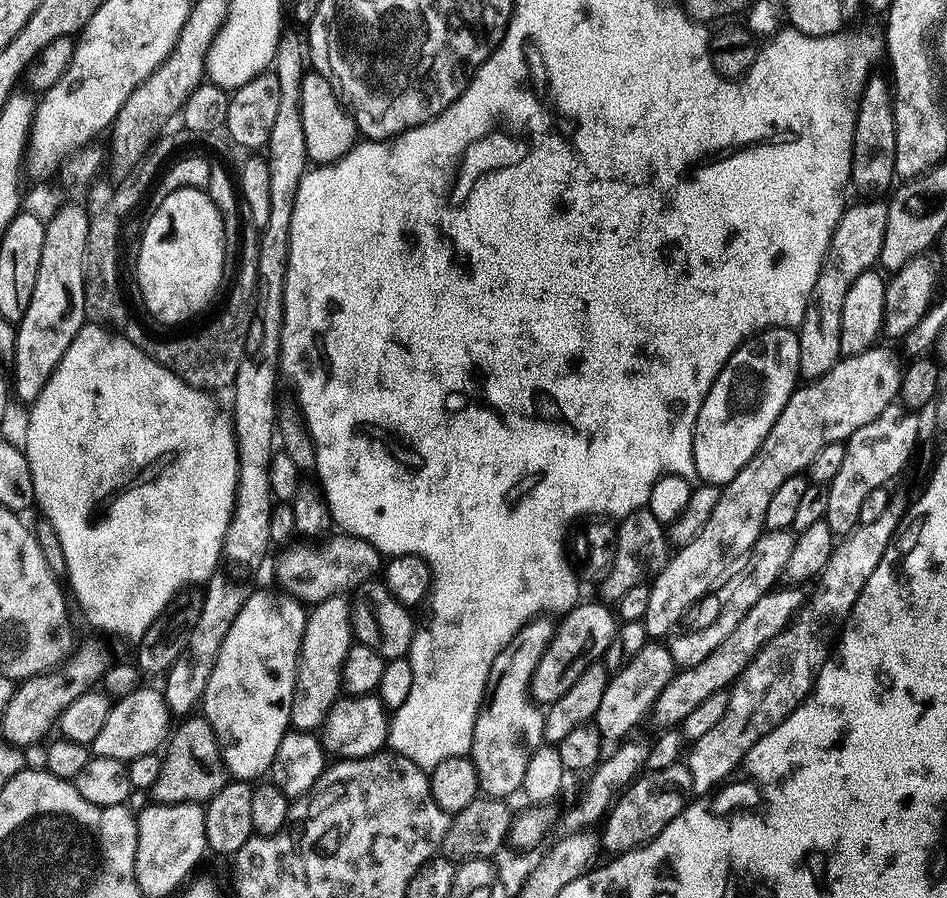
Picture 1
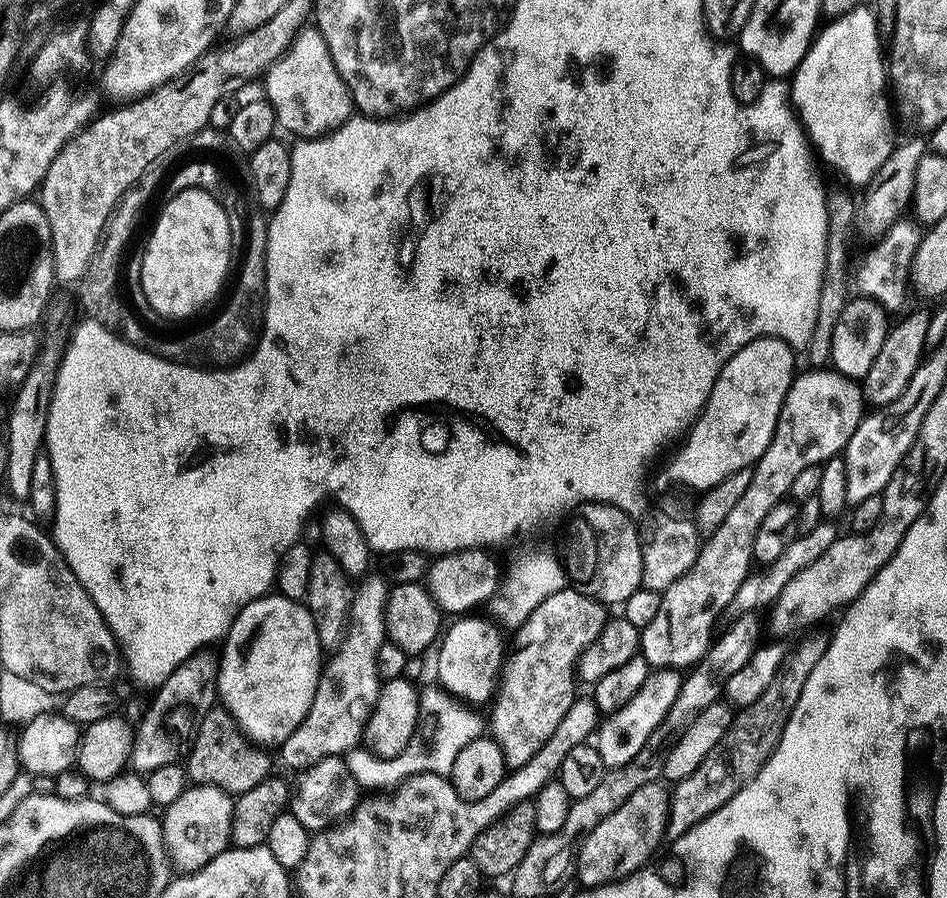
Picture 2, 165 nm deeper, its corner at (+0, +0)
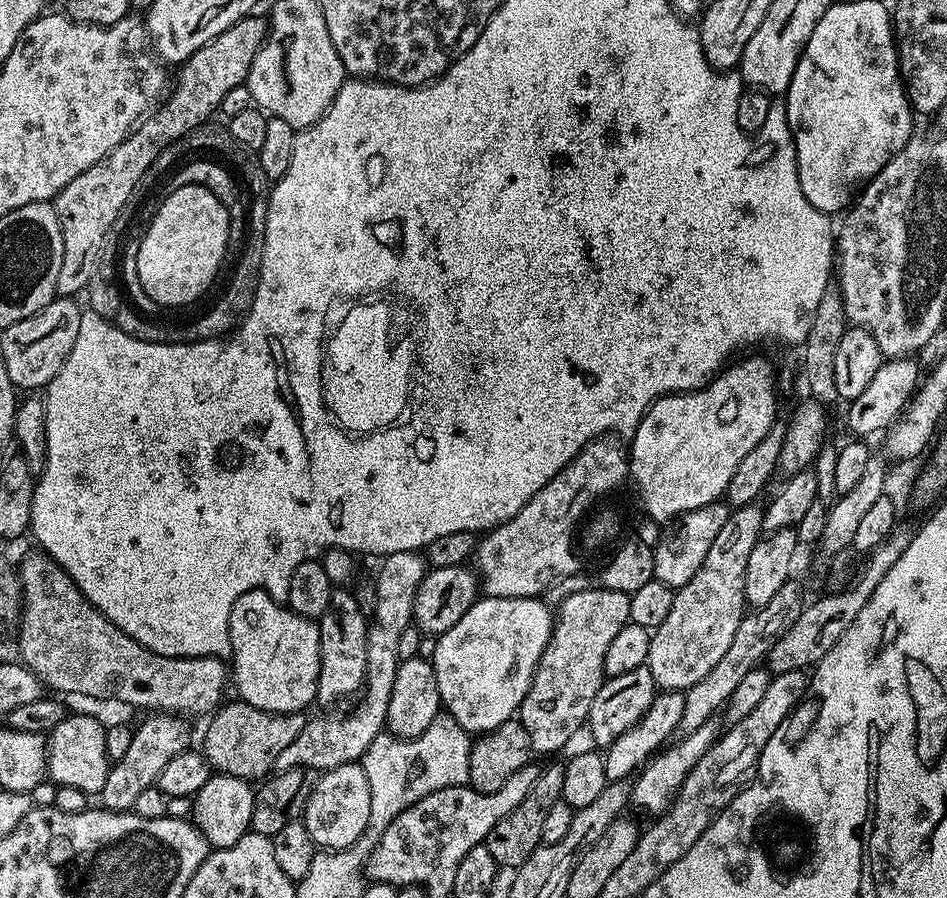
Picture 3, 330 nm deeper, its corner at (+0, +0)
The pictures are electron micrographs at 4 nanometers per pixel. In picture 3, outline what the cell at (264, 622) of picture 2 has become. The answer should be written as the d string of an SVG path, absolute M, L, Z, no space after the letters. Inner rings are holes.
M263 590L255 592L247 592L242 594L234 602L232 613L230 614L230 634L232 635L232 647L230 649L230 657L232 656L232 664L230 660L230 668L234 673L234 684L240 687L239 699L245 704L254 706L260 712L270 712L273 714L300 714L305 710L311 700L317 699L316 687L320 681L320 625L315 620L307 620L305 616L299 616L297 612L292 611L291 608L285 606L281 601L276 600Z

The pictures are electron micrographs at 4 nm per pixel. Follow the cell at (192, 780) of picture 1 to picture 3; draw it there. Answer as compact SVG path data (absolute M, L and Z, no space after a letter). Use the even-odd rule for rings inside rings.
M243 702L223 703L211 713L212 721L204 732L202 754L217 773L260 782L276 768L276 759L304 729L305 717L300 714L284 715L260 712Z

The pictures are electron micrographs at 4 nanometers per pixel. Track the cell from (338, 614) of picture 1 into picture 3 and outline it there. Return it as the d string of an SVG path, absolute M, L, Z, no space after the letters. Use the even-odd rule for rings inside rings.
M394 552L383 557L384 565L380 568L380 577L376 580L376 617L371 617L368 625L368 674L366 677L366 689L368 693L364 696L364 701L357 706L356 712L349 716L320 716L317 720L309 719L304 725L304 729L282 754L278 754L276 768L287 770L298 768L309 770L327 770L342 764L355 764L363 757L365 750L374 742L374 738L381 735L388 718L388 703L390 702L390 690L392 689L392 678L396 675L396 669L400 667L400 655L398 654L398 638L413 623L412 603L416 597L416 592L420 588L426 575L426 562L423 557L418 558L413 552Z

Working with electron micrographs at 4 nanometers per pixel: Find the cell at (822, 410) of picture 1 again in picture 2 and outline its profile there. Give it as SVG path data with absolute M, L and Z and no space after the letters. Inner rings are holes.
M835 370L809 371L801 371L793 379L790 390L782 402L782 410L778 414L776 433L770 438L770 446L766 446L764 453L752 465L750 486L746 486L742 498L738 498L738 503L730 510L730 514L726 514L722 526L718 526L718 530L714 530L714 534L710 534L701 543L696 561L688 572L684 572L668 589L660 592L658 614L651 619L650 626L643 628L640 633L640 652L653 669L688 670L708 653L710 632L716 624L716 619L731 609L734 594L738 594L738 586L742 586L744 579L753 571L754 534L758 534L762 518L766 518L766 514L770 514L770 510L774 510L774 506L778 506L778 502L791 493L794 478L798 478L799 472L806 470L806 466L823 465L824 461L839 457L850 442L854 430L864 419L864 393L861 385L853 377L844 376Z

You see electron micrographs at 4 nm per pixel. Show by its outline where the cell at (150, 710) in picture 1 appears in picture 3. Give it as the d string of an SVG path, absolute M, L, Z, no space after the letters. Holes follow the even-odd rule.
M69 715L59 725L51 729L50 739L46 744L46 772L60 786L74 786L89 794L99 794L106 786L106 778L110 771L110 759L107 752L105 725L96 721L95 715Z

